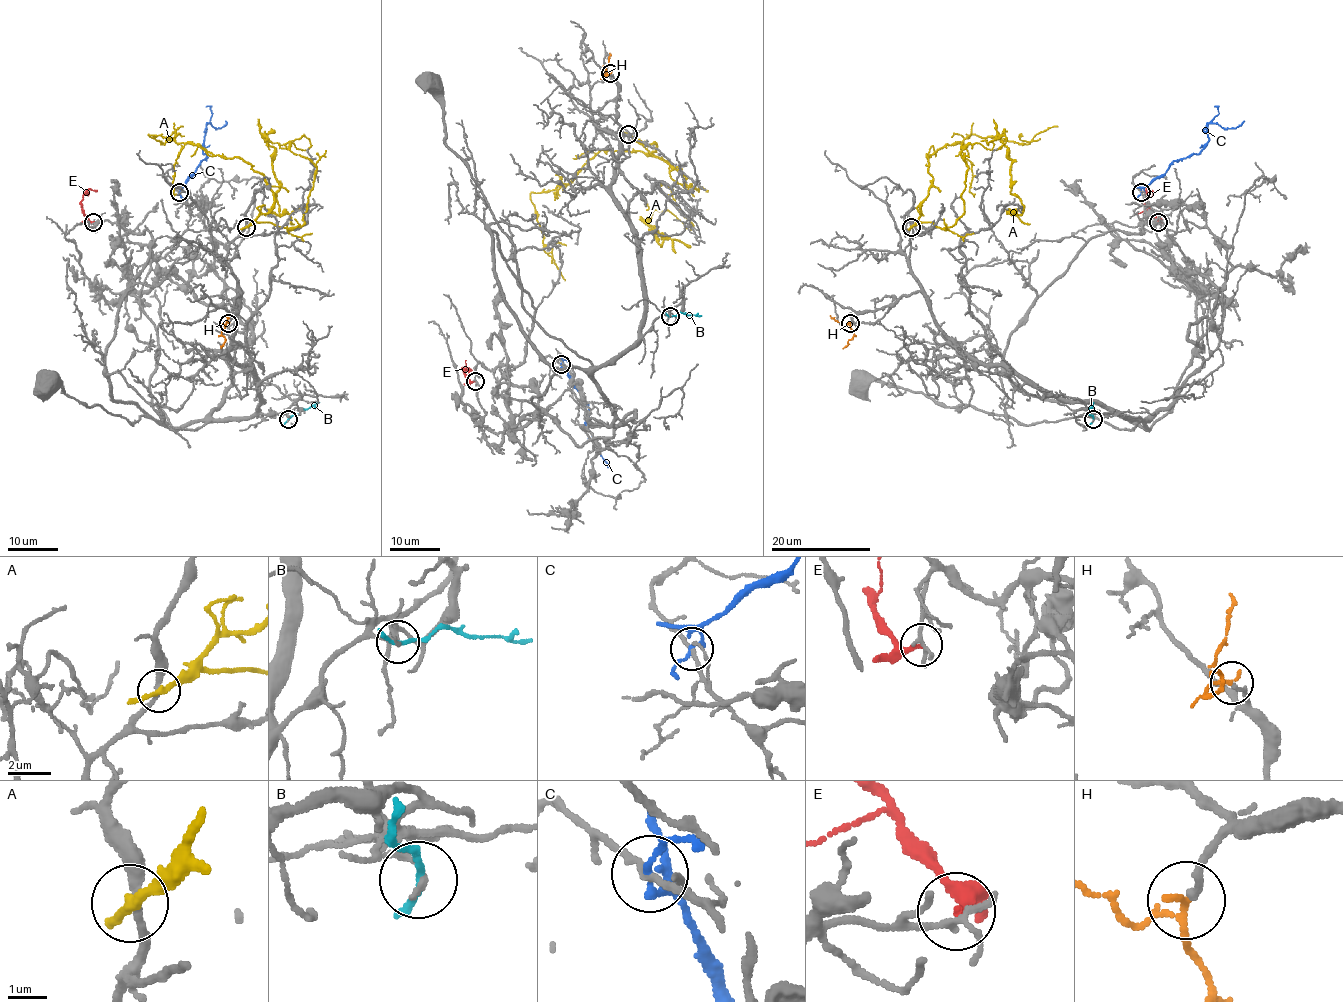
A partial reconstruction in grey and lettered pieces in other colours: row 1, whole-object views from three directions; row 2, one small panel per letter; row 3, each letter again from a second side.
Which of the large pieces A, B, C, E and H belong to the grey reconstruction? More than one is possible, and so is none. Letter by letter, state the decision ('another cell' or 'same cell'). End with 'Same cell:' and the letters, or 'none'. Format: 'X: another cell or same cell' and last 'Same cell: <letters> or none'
A: another cell
B: another cell
C: another cell
E: another cell
H: same cell
Same cell: H

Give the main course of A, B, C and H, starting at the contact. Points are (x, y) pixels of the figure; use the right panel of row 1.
A: (911, 227), (955, 222), (963, 150), (997, 150), (1001, 136), (987, 142), (1008, 149), (1016, 215), (1024, 205)
B: (1092, 419), (1092, 403)
C: (1141, 192), (1173, 161), (1198, 153), (1207, 142), (1210, 124), (1236, 129), (1244, 121)
H: (851, 323), (853, 335), (842, 348)

